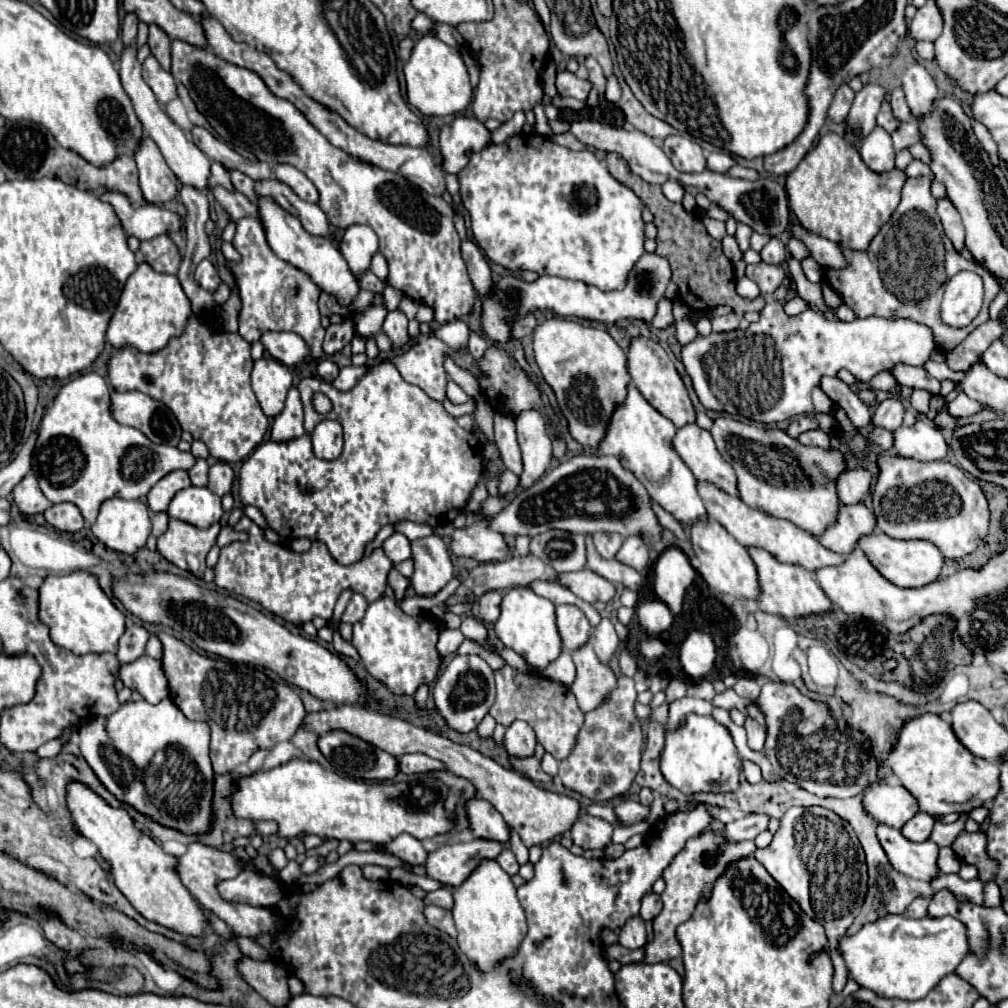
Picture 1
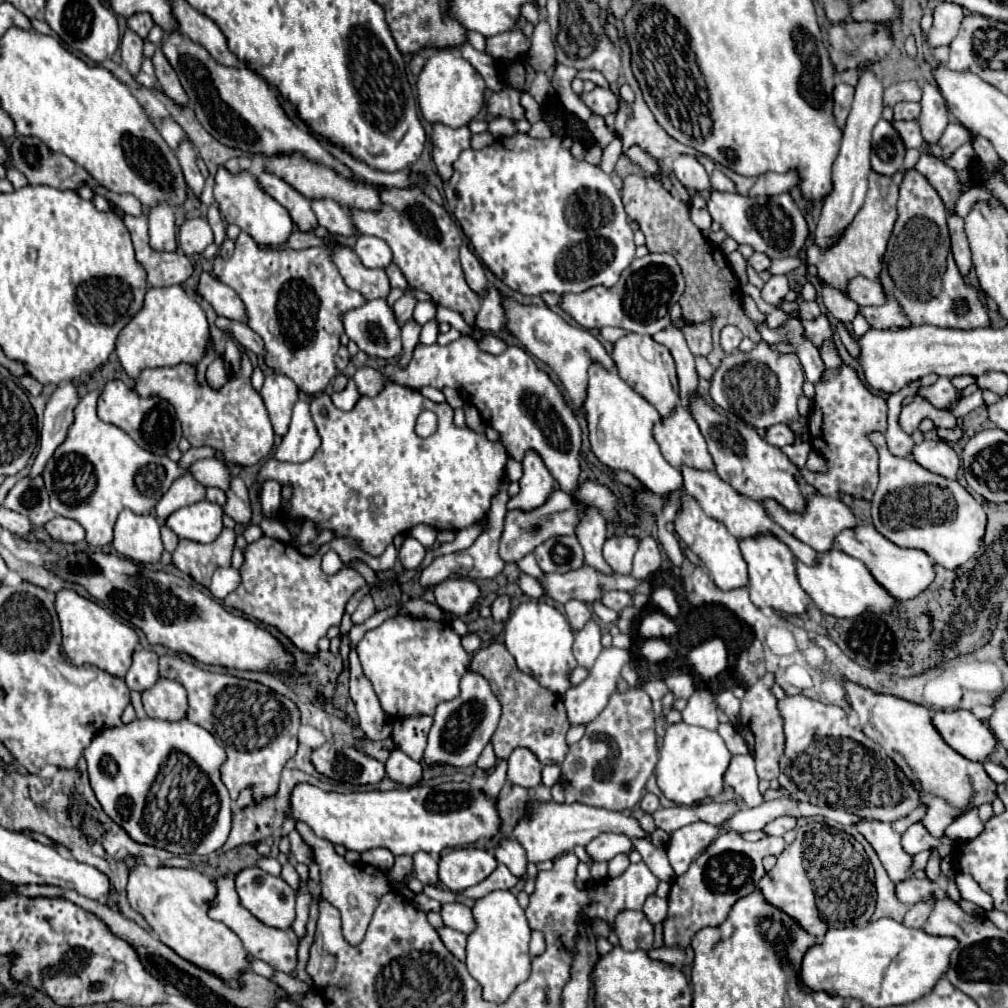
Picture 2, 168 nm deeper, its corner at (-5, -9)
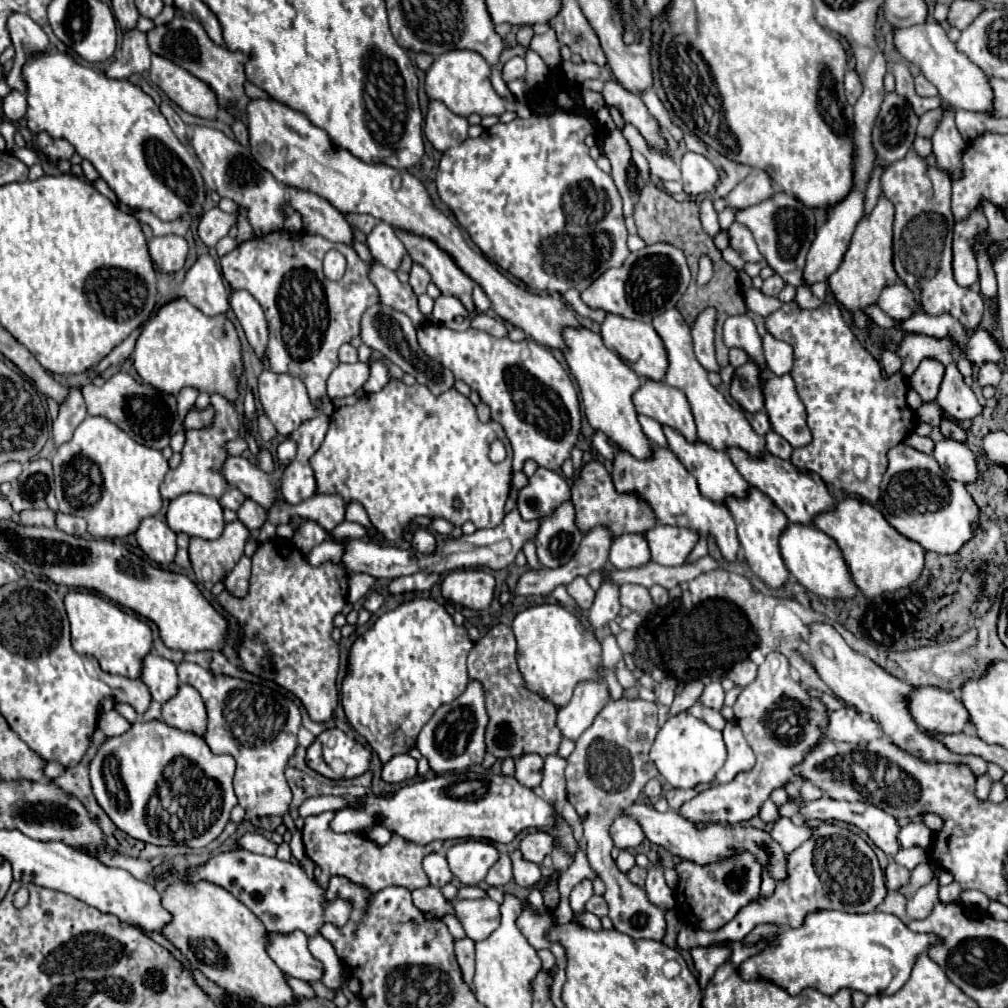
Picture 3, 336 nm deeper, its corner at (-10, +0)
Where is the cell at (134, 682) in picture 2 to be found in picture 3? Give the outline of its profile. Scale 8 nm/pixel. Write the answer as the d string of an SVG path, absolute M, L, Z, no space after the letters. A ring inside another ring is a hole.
M150 652L144 658L144 672L142 672L142 682L148 686L152 698L160 704L164 704L166 700L170 700L172 696L176 696L178 692L178 672L176 672L176 664L156 656L154 652Z

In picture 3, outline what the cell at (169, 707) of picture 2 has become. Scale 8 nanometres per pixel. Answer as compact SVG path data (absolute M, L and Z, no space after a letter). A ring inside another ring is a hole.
M182 684L178 694L162 706L162 720L178 730L204 736L206 708L202 704L202 696L198 696L198 690Z

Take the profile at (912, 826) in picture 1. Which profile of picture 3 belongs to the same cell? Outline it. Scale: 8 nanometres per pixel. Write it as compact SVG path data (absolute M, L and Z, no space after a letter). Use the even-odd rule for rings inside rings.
M910 822L908 826L904 826L900 830L898 844L902 848L910 848L910 846L928 848L932 844L932 830L926 824L922 824L922 822Z

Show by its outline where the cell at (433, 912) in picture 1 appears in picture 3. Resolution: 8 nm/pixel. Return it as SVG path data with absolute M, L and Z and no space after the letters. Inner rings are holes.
M470 938L456 940L456 960L462 972L462 980L466 980L468 986L472 986L474 976L474 942Z

